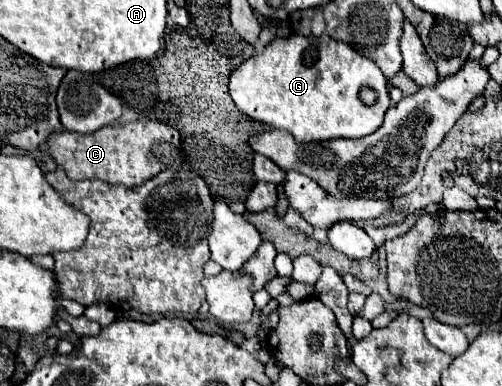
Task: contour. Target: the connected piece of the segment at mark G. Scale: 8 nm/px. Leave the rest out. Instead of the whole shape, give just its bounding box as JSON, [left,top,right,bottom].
[230,34,390,142]

